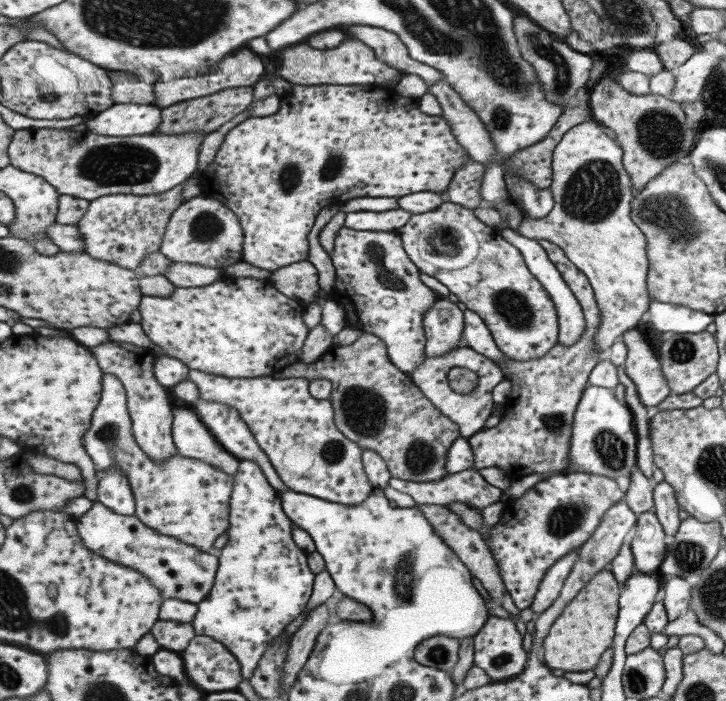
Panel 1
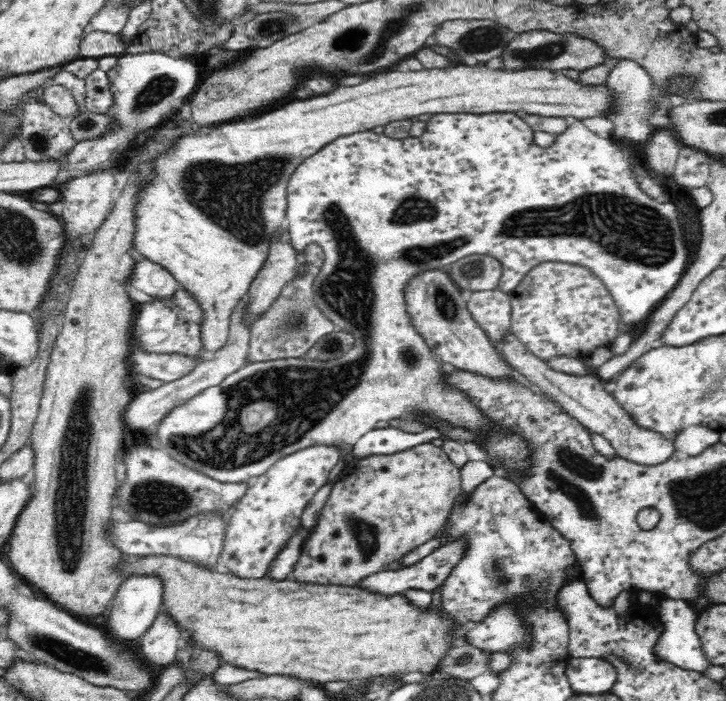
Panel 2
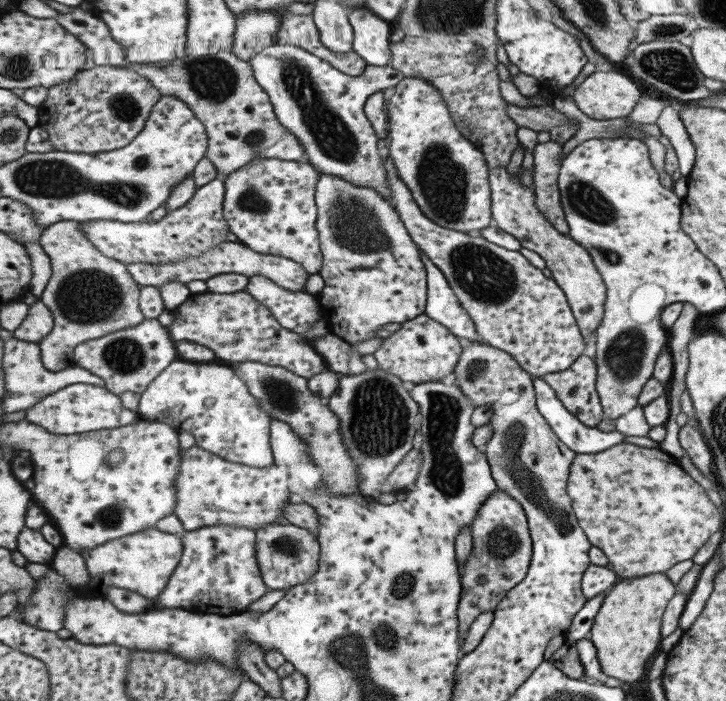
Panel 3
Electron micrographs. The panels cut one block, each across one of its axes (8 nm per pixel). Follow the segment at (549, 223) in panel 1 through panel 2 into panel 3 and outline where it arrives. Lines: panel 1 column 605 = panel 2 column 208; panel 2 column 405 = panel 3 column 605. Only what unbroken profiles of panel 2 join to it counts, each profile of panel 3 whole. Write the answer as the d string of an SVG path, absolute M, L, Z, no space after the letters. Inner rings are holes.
M595 71L581 81L572 98L589 118L620 119L632 112L639 94L639 88L627 76L615 71Z

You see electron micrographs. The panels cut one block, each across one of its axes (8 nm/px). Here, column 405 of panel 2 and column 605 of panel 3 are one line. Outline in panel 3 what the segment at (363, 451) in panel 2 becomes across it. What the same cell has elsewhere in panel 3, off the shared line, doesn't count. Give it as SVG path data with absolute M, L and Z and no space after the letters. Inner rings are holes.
M541 377L534 379L537 404L541 414L545 416L551 428L565 444L578 454L597 454L615 444L625 443L625 435L615 429L609 432L597 430L581 424L581 420L569 412L556 391Z

